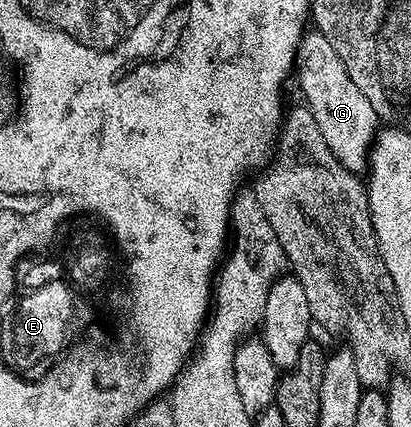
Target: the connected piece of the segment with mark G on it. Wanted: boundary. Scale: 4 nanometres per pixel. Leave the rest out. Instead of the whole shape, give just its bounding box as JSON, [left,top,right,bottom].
[297,29,381,173]

